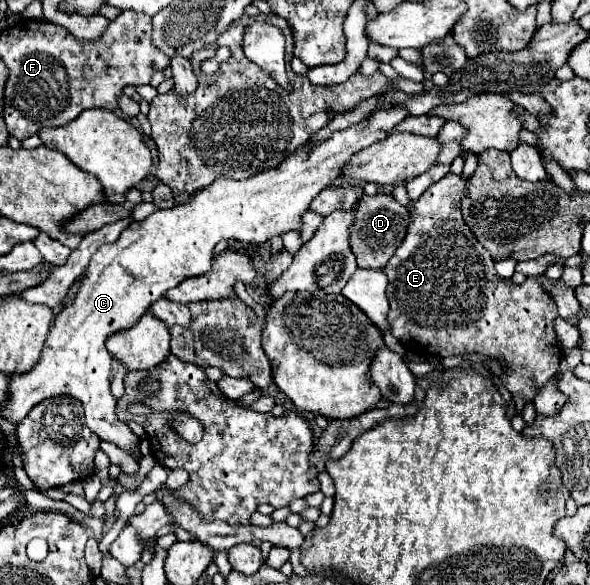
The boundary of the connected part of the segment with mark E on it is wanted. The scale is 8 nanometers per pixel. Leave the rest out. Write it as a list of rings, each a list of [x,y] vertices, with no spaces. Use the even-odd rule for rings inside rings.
[[[449,172],[413,202],[413,218],[407,236],[397,248],[395,256],[383,268],[389,276],[389,332],[401,344],[409,342],[409,346],[419,348],[429,356],[445,358],[457,354],[481,354],[487,358],[503,358],[501,384],[513,394],[517,414],[523,414],[525,406],[535,396],[535,386],[543,386],[555,376],[559,368],[561,348],[553,330],[557,306],[547,296],[547,292],[543,292],[535,276],[527,278],[523,284],[515,284],[513,280],[503,280],[497,276],[489,252],[475,240],[473,232],[463,220],[463,214],[459,212],[459,200],[463,200],[467,194],[467,184],[469,178]]]

